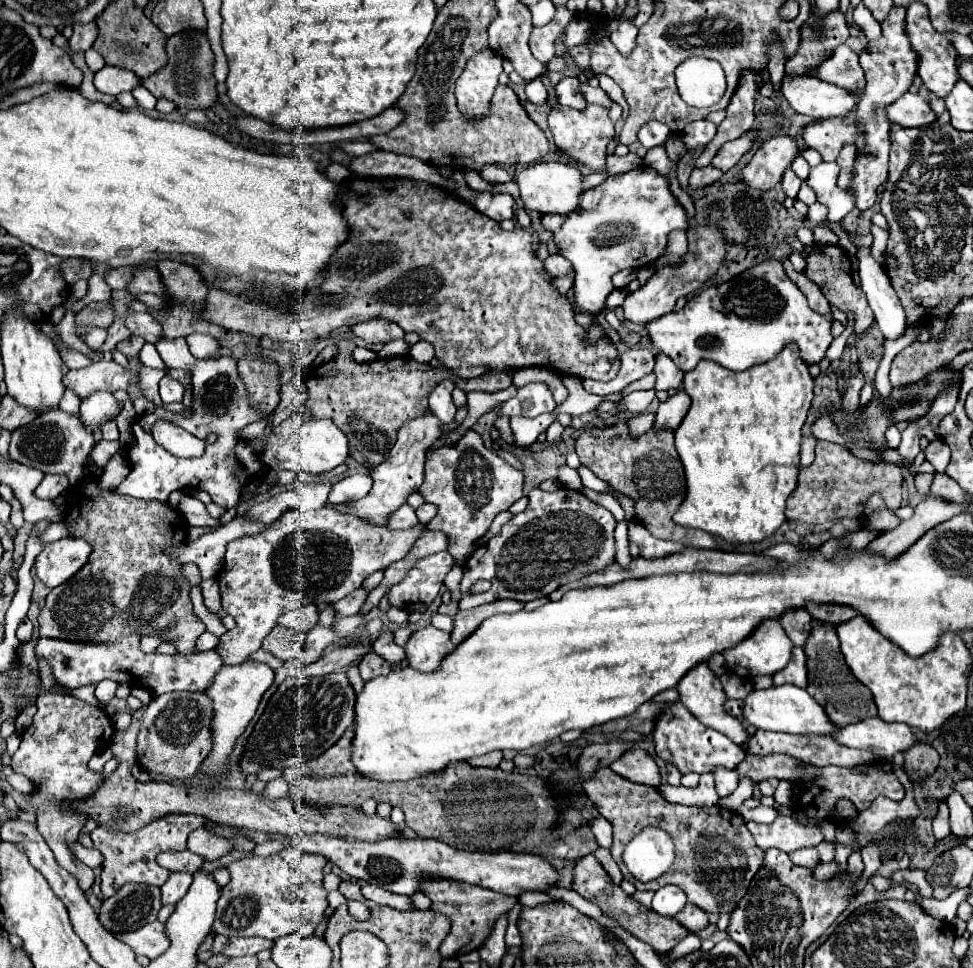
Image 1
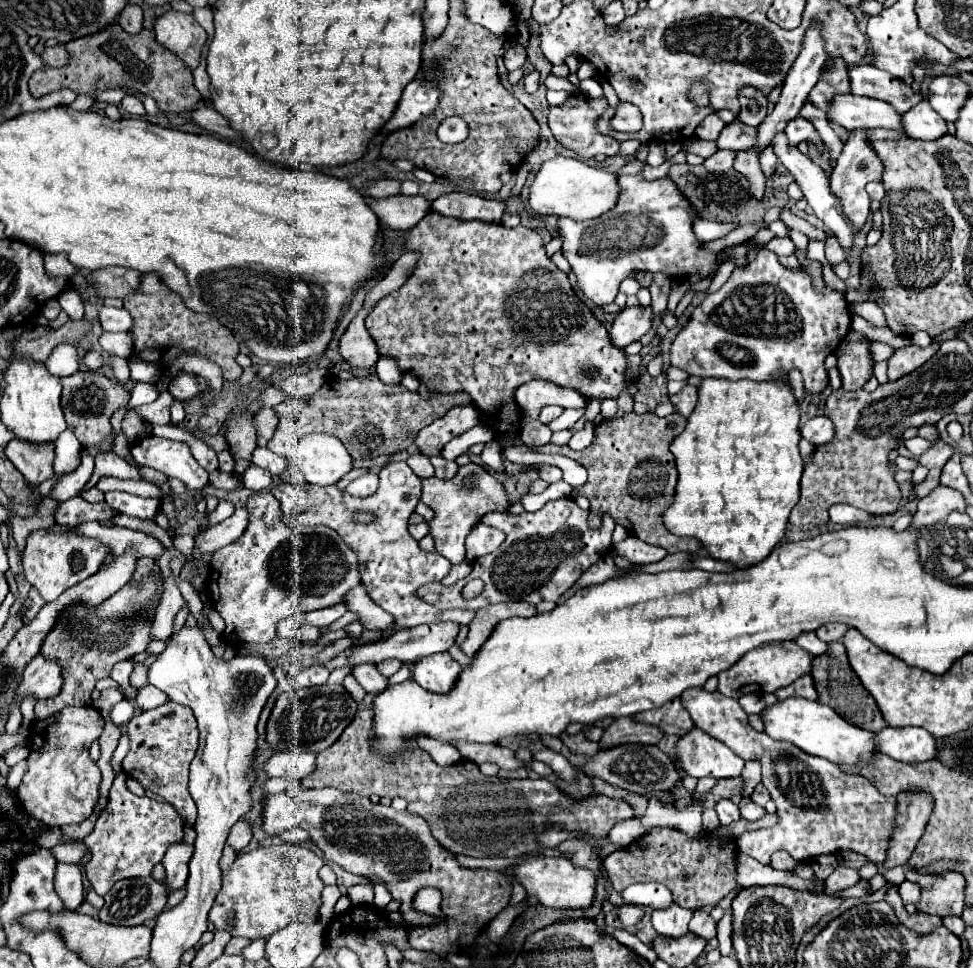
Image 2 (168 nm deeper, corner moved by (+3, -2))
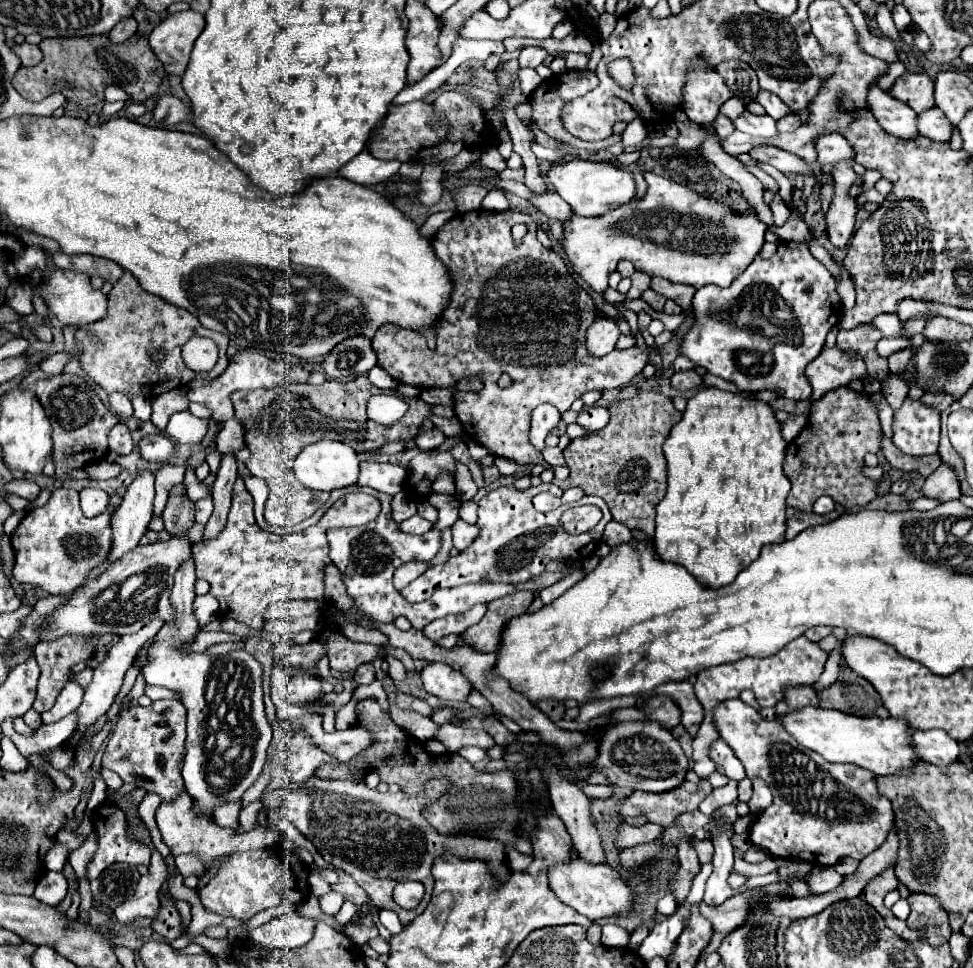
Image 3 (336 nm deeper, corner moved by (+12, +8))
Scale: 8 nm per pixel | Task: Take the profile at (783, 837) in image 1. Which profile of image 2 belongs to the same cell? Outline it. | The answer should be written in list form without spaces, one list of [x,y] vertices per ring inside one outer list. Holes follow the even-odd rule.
[[[689,688],[689,692],[681,694],[681,702],[697,728],[721,740],[745,762],[759,760],[763,766],[761,782],[777,804],[777,824],[773,828],[745,832],[739,836],[739,852],[753,856],[761,864],[769,864],[771,854],[777,850],[789,852],[791,858],[799,862],[811,862],[821,854],[839,854],[845,850],[863,854],[873,864],[885,860],[897,800],[881,796],[861,774],[847,774],[829,760],[805,754],[795,744],[779,742],[765,732],[753,730],[747,720],[747,712],[739,706],[739,702],[721,696],[721,692]]]

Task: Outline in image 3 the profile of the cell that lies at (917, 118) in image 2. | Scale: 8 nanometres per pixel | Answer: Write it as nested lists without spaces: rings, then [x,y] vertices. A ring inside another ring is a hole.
[[[934,106],[932,110],[924,110],[924,114],[918,114],[918,132],[930,140],[946,142],[950,140],[952,124],[948,122],[948,118],[944,118],[944,112]]]

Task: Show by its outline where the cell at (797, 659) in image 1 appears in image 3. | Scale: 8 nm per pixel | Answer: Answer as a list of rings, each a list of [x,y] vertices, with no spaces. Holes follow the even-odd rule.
[[[786,686],[784,688],[784,702],[788,704],[788,708],[796,710],[802,706],[818,706],[818,698],[812,686]]]

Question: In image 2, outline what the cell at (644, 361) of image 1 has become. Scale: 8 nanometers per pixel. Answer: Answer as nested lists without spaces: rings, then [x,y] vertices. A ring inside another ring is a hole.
[[[601,400],[601,416],[603,416],[603,420],[615,418],[617,410],[619,410],[619,406],[617,406],[615,400]]]

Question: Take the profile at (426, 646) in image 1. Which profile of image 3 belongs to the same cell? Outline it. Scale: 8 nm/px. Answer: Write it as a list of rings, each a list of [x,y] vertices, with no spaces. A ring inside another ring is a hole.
[[[428,662],[420,672],[422,684],[428,694],[438,696],[440,700],[450,702],[466,702],[470,692],[470,682],[464,678],[460,670],[452,670],[444,662]]]

